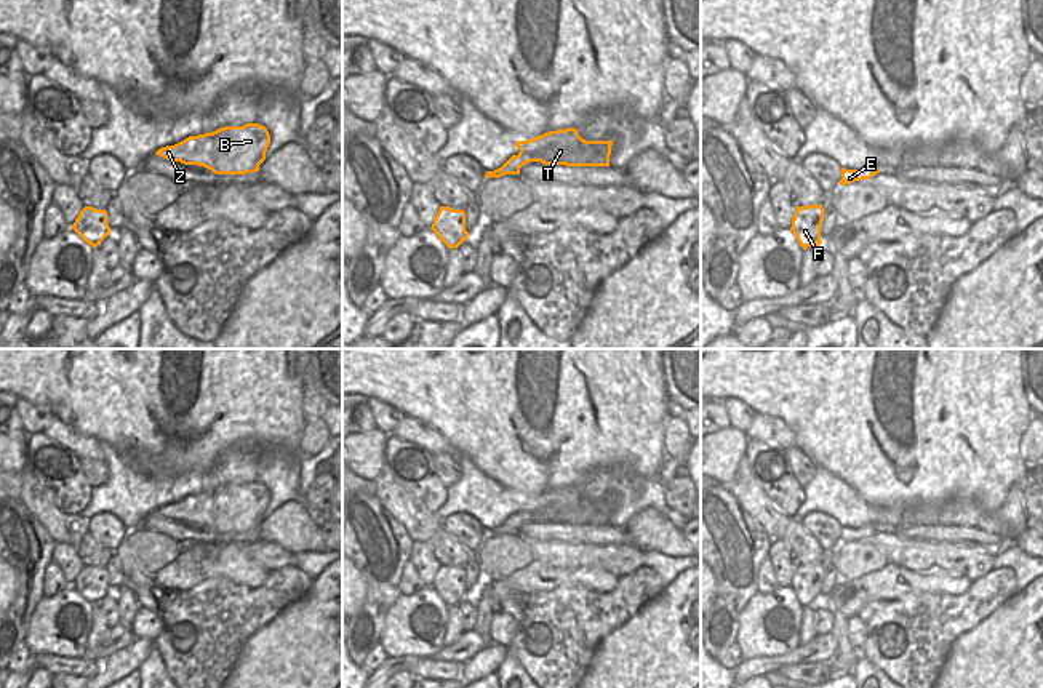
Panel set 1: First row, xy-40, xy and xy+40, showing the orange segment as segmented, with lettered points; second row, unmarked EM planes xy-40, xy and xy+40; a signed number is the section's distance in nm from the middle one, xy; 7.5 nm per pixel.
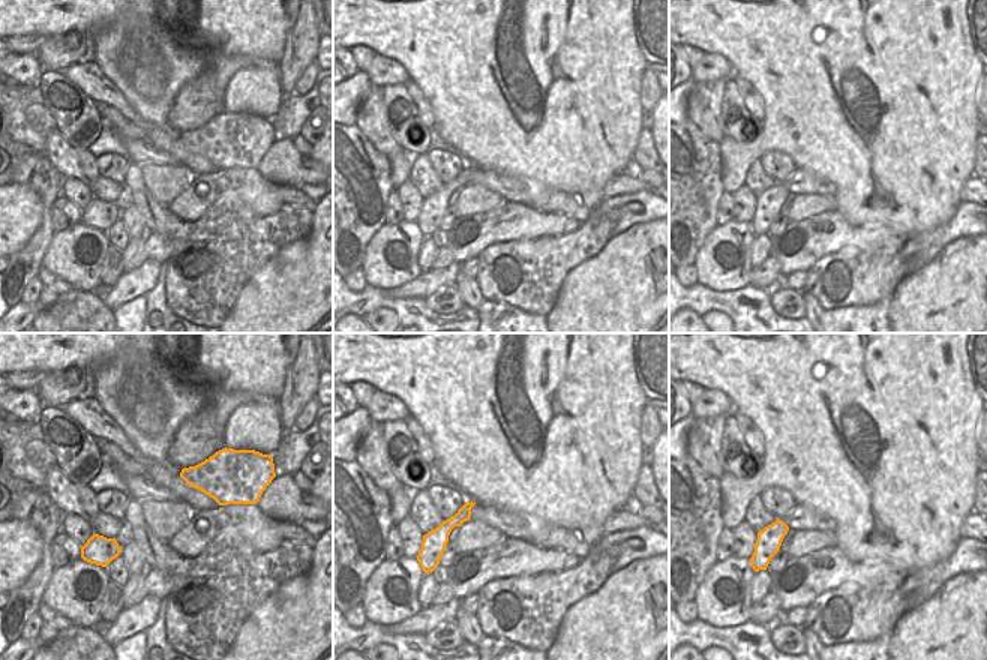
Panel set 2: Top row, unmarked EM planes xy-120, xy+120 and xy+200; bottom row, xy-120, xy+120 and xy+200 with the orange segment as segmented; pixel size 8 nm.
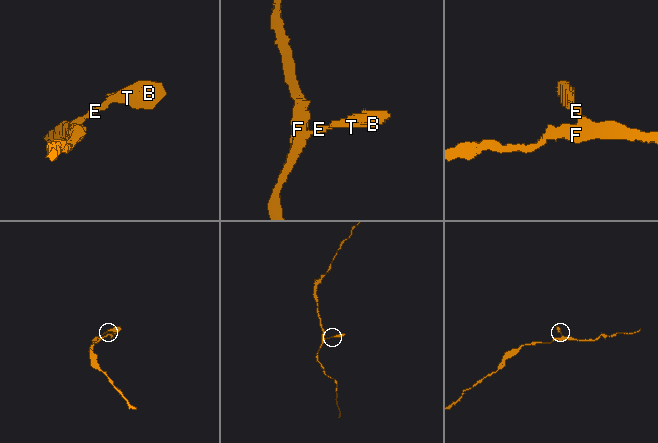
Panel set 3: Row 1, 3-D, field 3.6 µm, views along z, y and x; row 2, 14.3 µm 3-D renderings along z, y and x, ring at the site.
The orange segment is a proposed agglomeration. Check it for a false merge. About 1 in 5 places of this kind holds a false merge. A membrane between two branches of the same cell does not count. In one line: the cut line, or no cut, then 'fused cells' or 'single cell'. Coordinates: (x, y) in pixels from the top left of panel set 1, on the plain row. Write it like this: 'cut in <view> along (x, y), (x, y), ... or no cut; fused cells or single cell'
no cut; single cell

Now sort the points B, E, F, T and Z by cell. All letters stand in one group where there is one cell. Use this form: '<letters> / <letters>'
B E F T Z

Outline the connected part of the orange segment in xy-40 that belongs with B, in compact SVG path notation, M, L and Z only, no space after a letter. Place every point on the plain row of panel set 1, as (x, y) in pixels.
M259 482L224 485L213 491L189 494L158 507L155 512L184 523L198 523L216 533L246 533L259 530L266 518L270 493Z

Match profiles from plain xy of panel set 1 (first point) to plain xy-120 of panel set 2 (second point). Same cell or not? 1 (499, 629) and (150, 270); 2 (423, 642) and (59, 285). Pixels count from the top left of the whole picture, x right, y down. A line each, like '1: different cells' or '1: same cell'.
1: different cells
2: different cells

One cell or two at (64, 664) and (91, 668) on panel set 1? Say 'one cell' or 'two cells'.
one cell

